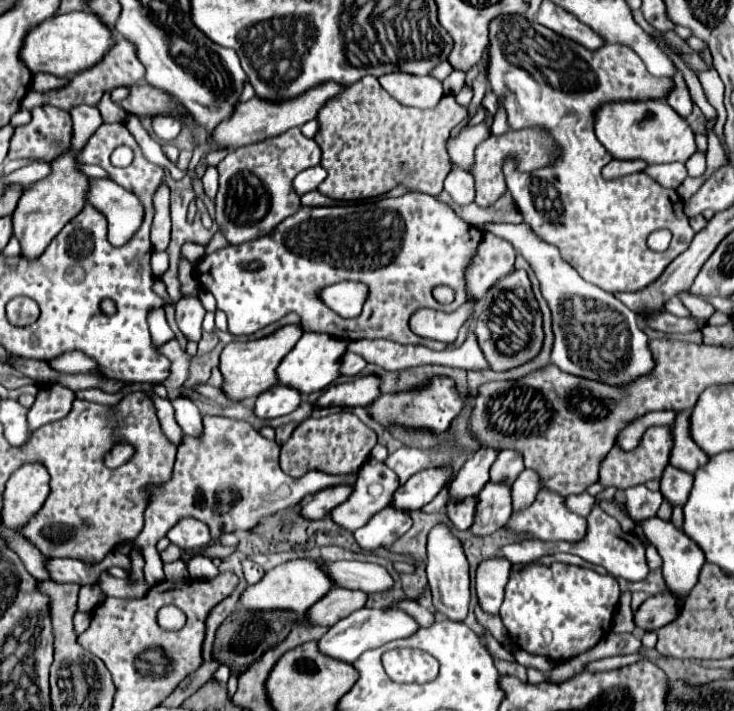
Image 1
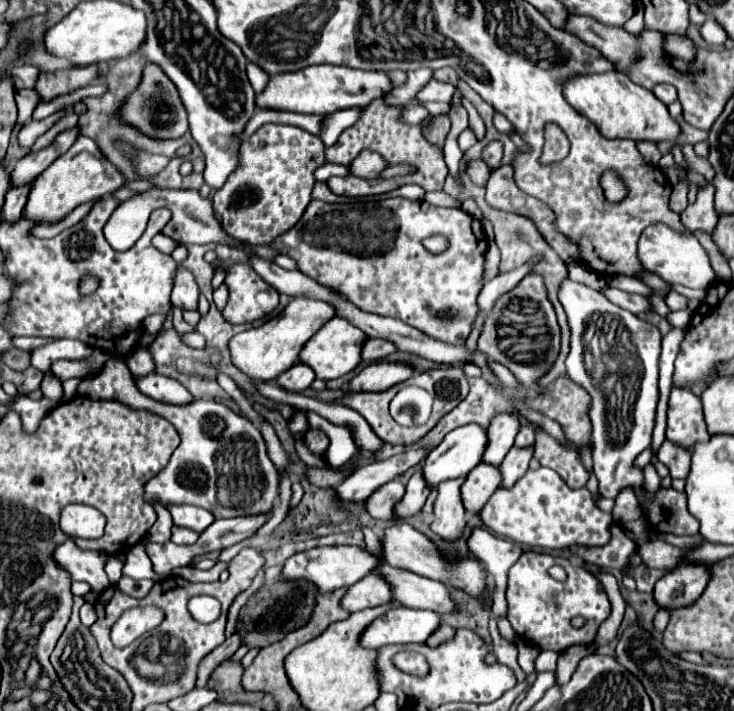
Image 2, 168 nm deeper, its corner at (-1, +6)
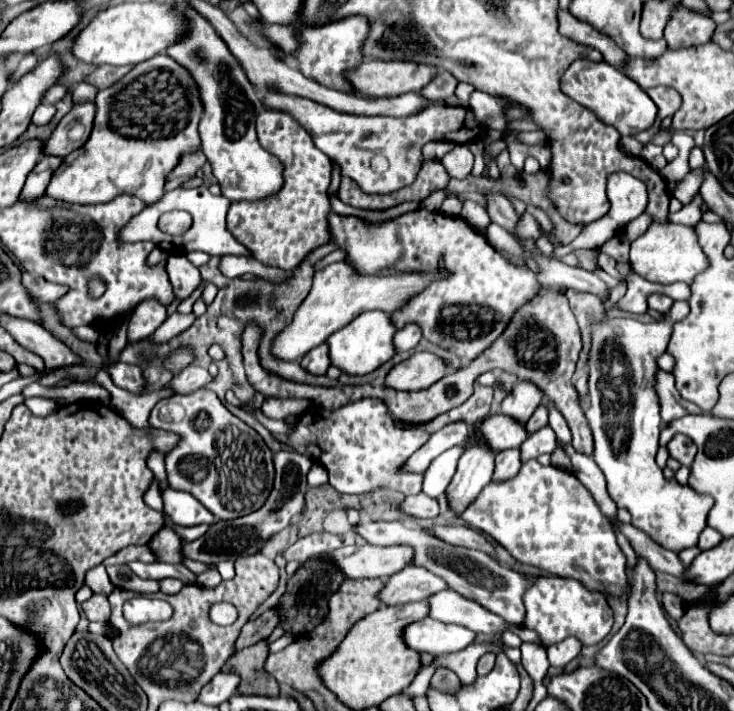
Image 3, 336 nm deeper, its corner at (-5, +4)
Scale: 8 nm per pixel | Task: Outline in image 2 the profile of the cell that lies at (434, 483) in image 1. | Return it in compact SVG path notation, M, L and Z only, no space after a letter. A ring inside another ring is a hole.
M464 425L450 431L444 441L428 453L422 465L428 487L436 489L442 481L466 477L480 463L486 441L486 429L480 425Z

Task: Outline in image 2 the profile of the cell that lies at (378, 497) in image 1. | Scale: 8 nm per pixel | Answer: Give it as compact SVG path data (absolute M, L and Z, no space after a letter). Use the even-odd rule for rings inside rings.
M392 479L392 481L384 483L380 489L376 489L364 501L364 509L368 511L370 517L388 521L388 519L392 519L392 505L396 501L400 501L402 495L404 495L404 485L398 479Z

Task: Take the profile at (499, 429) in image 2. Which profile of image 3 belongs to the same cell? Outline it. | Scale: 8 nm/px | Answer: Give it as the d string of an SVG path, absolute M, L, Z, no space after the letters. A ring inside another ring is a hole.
M518 381L512 387L510 395L502 401L502 413L512 415L526 423L536 411L536 407L542 403L542 399L544 393L540 387L536 387L532 381Z

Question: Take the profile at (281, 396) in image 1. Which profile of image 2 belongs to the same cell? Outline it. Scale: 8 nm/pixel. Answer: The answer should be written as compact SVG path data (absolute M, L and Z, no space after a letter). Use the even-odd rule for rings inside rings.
M298 363L298 365L292 365L292 369L284 371L284 373L276 379L276 383L278 383L282 389L290 391L290 393L302 393L304 389L310 387L312 381L314 381L312 369L308 369L308 365L300 365L300 363Z

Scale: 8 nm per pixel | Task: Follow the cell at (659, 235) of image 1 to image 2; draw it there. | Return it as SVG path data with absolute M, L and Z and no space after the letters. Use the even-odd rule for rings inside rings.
M654 223L642 233L642 237L638 241L638 257L650 273L660 275L662 279L672 277L674 285L678 283L678 285L686 285L692 289L708 289L712 285L714 271L710 267L710 259L708 259L706 251L698 243L698 239L694 235L680 235L664 223Z

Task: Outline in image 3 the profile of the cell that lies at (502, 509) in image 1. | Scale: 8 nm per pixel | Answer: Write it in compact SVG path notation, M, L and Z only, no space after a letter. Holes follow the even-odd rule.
M550 425L534 431L534 433L520 445L522 461L536 459L538 455L542 455L542 453L552 453L554 449L556 449L556 433L552 431Z

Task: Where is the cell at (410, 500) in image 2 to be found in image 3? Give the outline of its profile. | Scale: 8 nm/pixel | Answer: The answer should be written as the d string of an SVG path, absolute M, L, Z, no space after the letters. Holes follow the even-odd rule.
M452 447L448 451L444 451L440 457L436 457L436 461L426 469L424 473L424 493L430 497L438 497L446 491L446 487L450 485L456 467L458 467L458 459L464 453L464 447Z

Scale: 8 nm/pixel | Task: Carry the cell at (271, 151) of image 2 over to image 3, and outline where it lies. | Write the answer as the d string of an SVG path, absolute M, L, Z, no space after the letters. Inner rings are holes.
M264 109L256 117L256 131L260 145L284 163L286 183L276 195L264 201L232 203L228 211L228 231L260 263L292 271L308 253L332 241L328 225L332 209L326 193L332 179L332 163L320 149L316 149L308 131L290 113Z

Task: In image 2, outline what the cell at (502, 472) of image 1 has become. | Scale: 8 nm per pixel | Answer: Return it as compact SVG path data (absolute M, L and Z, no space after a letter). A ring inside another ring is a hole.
M522 425L522 429L516 435L516 447L532 447L534 445L534 429L530 425Z

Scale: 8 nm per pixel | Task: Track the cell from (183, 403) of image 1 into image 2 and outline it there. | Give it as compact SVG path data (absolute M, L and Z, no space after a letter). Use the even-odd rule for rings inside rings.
M150 373L146 377L138 377L136 379L136 387L160 401L160 403L170 403L170 405L190 405L194 401L194 397L190 395L190 391L178 383L176 379L172 377L164 377L164 375L158 375L158 373Z

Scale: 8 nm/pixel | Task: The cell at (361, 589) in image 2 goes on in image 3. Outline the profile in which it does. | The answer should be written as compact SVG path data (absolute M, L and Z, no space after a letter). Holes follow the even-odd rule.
M412 565L404 567L404 571L398 571L386 581L380 599L384 605L410 603L410 601L428 599L444 589L448 589L448 583L444 579L440 579L438 575L430 573L420 565Z

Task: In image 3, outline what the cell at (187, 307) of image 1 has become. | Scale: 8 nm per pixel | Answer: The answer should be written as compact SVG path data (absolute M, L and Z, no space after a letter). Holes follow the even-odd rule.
M170 255L166 261L166 273L178 299L190 297L202 279L198 267L194 267L184 255Z

